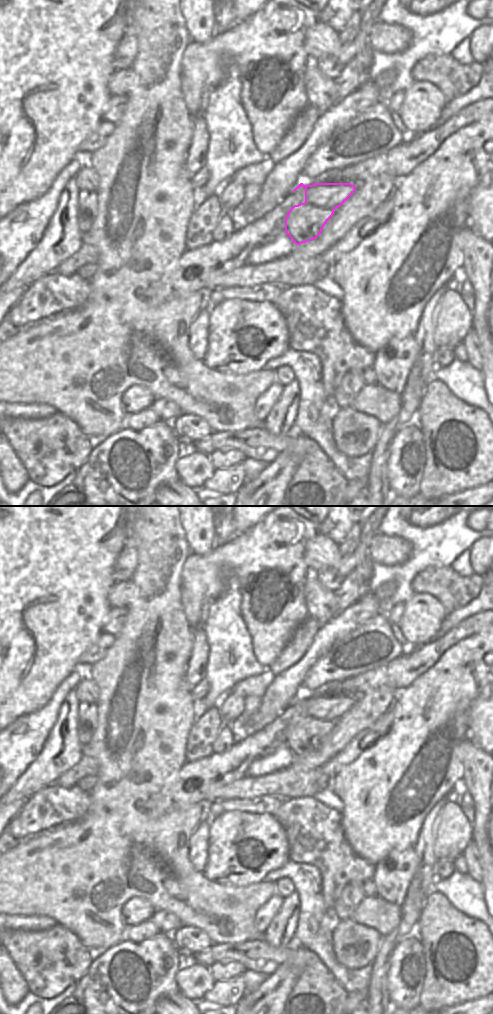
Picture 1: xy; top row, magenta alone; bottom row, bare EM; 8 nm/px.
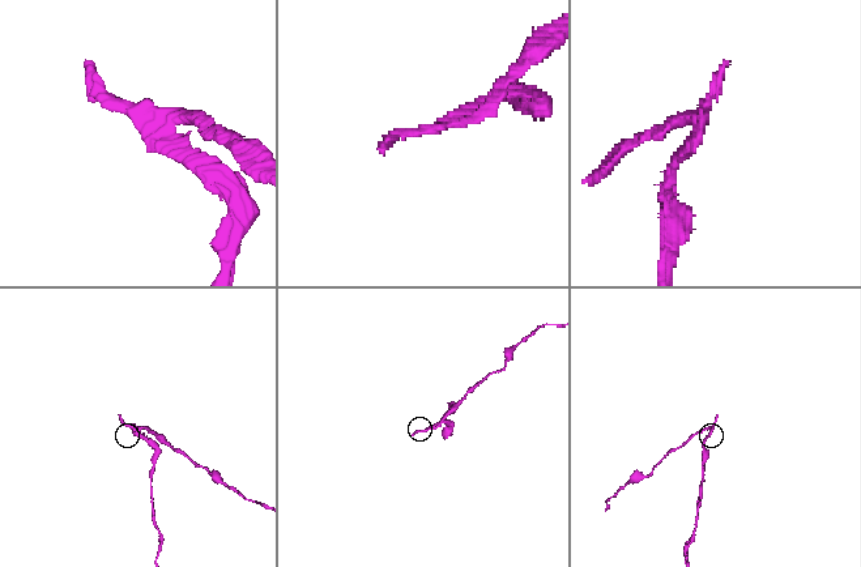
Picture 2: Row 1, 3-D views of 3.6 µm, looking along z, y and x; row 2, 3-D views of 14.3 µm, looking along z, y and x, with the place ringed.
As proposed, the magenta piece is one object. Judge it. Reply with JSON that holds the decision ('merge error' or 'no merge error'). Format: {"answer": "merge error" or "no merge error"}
{"answer": "merge error"}

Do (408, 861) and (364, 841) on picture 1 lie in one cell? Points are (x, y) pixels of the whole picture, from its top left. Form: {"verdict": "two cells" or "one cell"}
{"verdict": "two cells"}

